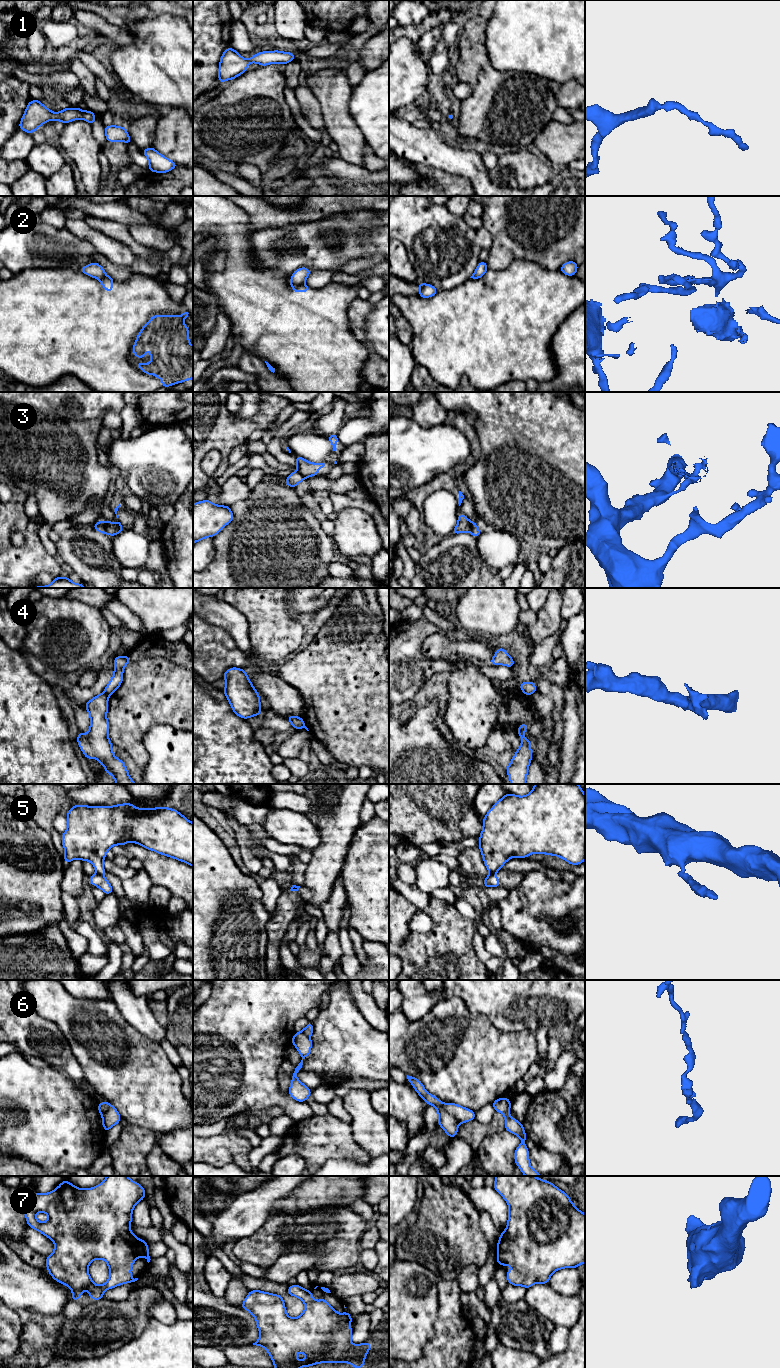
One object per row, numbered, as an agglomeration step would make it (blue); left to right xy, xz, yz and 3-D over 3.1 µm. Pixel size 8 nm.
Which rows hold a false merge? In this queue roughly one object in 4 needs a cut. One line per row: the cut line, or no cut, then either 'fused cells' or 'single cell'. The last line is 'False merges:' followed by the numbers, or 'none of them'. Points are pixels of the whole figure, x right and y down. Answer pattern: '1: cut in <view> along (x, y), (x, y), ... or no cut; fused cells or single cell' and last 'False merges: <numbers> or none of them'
1: no cut; single cell
2: cut in xz along (303, 283), (293, 287); fused cells
3: cut in xy along (104, 521), (106, 533); fused cells
4: cut in xy along (104, 691), (109, 695); fused cells
5: cut in xy along (96, 873), (102, 875); fused cells
6: cut in yz along (442, 1104), (457, 1120); fused cells
7: no cut; single cell
False merges: 2, 3, 4, 5, 6

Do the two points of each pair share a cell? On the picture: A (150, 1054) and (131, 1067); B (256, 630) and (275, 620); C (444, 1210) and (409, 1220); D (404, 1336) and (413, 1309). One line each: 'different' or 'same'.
A: same
B: same
C: different
D: same

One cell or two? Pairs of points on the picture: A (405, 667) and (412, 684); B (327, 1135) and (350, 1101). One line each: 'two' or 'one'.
A: one
B: two

